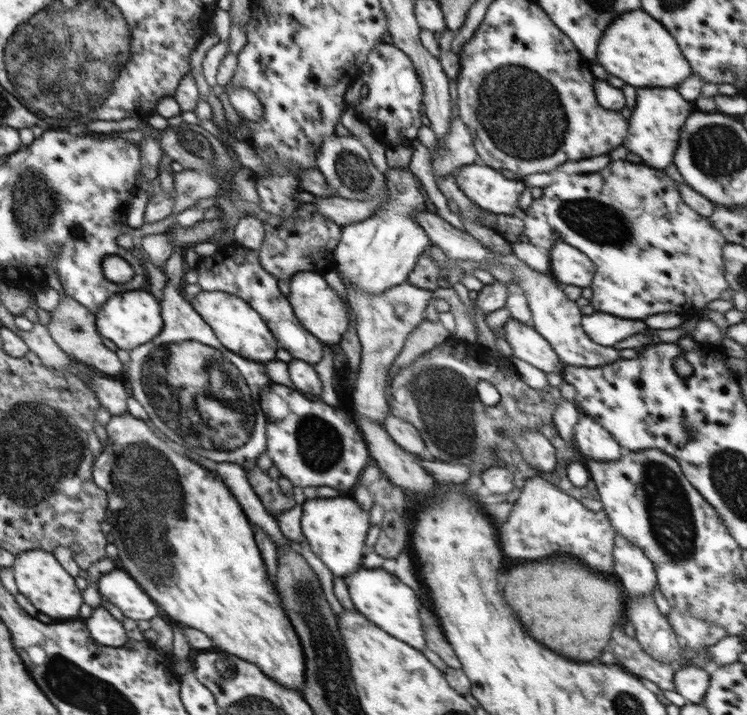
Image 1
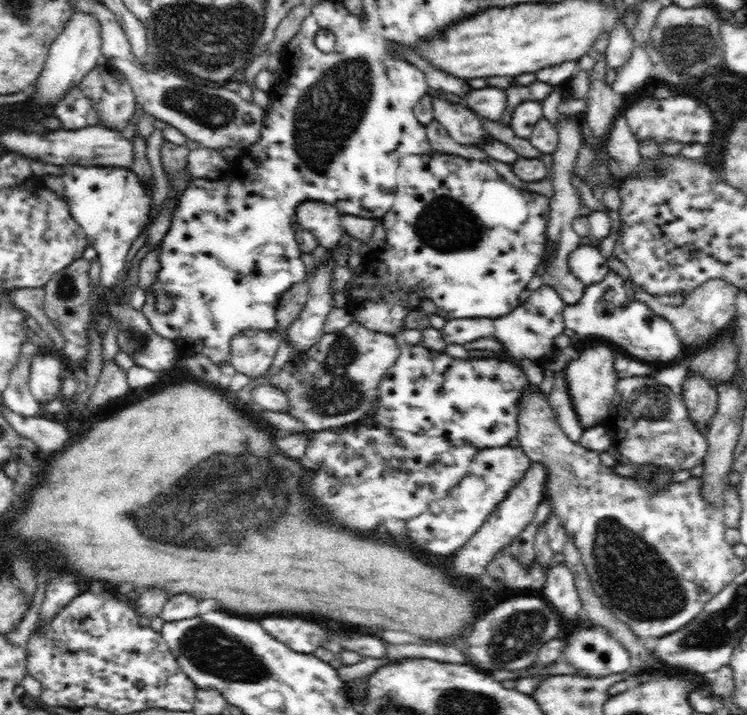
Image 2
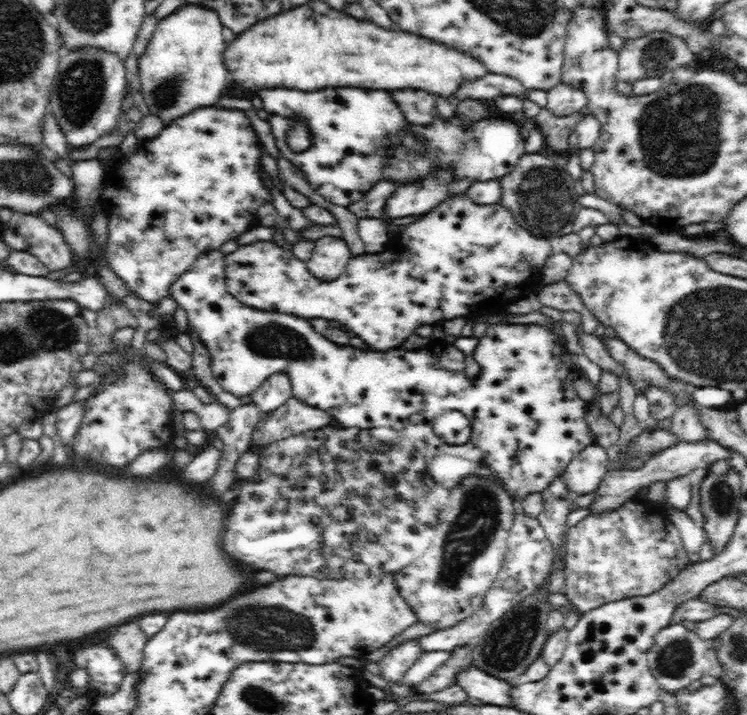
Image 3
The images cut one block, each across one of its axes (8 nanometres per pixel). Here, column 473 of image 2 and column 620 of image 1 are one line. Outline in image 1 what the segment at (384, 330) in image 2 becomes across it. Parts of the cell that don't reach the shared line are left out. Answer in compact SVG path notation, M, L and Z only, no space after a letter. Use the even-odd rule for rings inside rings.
M626 159L614 160L606 168L602 168L602 171L586 172L584 176L582 174L568 176L568 174L558 174L556 172L551 184L535 192L530 207L525 213L520 215L526 227L521 233L526 235L529 242L534 246L541 248L543 251L548 251L558 241L562 241L577 248L592 260L595 264L595 278L590 286L594 292L594 297L590 300L590 304L596 311L630 320L644 320L647 316L662 314L662 312L674 312L674 314L680 314L684 318L689 319L696 317L700 310L706 307L707 304L710 304L710 302L720 299L721 292L730 290L725 277L726 269L723 267L722 252L724 245L727 243L726 239L714 228L710 218L697 214L682 200L677 184L665 174L665 171L651 168L646 163L633 164Z

